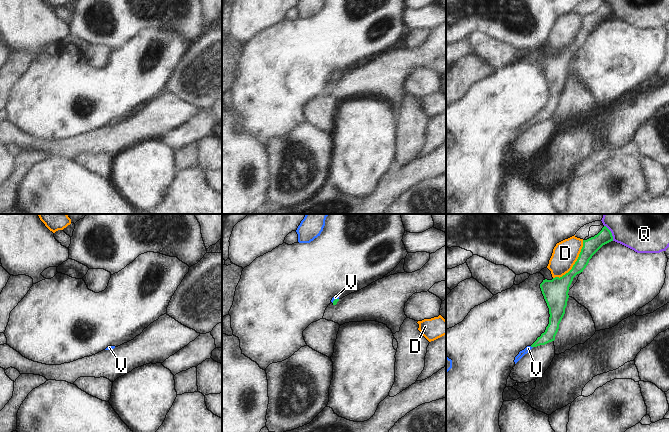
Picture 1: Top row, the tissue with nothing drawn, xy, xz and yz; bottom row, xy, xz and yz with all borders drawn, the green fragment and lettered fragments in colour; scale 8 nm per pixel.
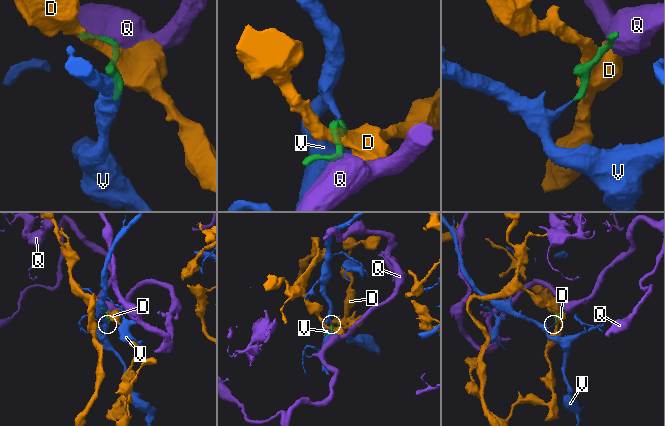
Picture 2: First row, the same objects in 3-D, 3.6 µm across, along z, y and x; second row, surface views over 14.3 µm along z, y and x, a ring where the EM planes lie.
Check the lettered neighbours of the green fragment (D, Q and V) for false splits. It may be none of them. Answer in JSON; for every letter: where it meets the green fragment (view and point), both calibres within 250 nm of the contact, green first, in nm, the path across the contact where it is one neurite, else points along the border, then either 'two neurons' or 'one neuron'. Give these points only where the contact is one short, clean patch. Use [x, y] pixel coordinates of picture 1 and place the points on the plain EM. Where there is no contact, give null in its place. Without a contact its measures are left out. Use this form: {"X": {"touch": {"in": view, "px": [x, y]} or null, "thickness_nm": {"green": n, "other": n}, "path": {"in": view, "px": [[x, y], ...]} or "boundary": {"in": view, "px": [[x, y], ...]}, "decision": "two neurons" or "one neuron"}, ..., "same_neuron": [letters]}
{"D": {"touch": {"in": "yz", "px": [575, 39]}, "thickness_nm": {"green": 170, "other": 200}, "decision": "two neurons"}, "Q": {"touch": {"in": "yz", "px": [611, 9]}, "thickness_nm": {"green": 130, "other": 240}, "boundary": {"in": "yz", "px": [[604, 1], [610, 7], [613, 16]]}, "decision": "two neurons"}, "V": {"touch": {"in": "xz", "px": [335, 75]}, "thickness_nm": {"green": 40, "other": 30}, "path": {"in": "xz", "px": [[335, 77], [335, 75], [335, 73]]}, "decision": "one neuron"}, "same_neuron": ["V"]}

